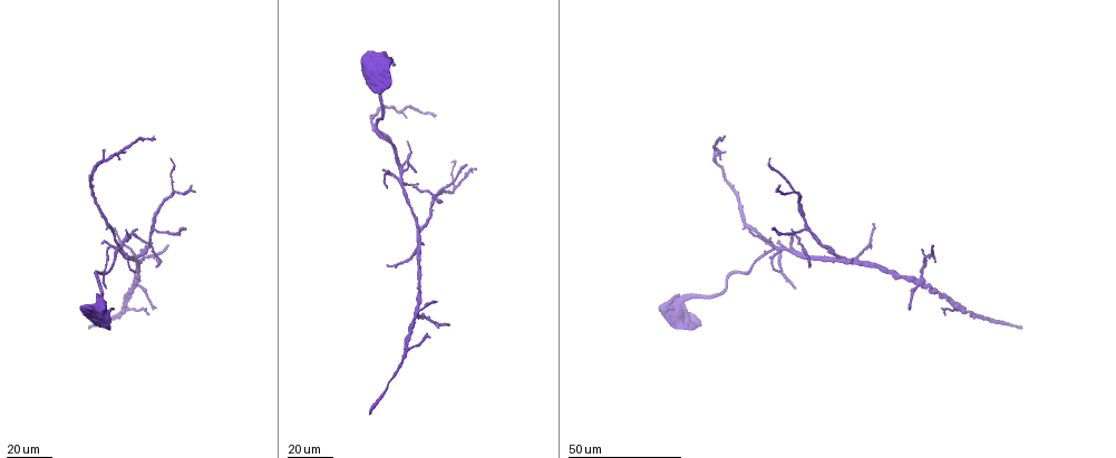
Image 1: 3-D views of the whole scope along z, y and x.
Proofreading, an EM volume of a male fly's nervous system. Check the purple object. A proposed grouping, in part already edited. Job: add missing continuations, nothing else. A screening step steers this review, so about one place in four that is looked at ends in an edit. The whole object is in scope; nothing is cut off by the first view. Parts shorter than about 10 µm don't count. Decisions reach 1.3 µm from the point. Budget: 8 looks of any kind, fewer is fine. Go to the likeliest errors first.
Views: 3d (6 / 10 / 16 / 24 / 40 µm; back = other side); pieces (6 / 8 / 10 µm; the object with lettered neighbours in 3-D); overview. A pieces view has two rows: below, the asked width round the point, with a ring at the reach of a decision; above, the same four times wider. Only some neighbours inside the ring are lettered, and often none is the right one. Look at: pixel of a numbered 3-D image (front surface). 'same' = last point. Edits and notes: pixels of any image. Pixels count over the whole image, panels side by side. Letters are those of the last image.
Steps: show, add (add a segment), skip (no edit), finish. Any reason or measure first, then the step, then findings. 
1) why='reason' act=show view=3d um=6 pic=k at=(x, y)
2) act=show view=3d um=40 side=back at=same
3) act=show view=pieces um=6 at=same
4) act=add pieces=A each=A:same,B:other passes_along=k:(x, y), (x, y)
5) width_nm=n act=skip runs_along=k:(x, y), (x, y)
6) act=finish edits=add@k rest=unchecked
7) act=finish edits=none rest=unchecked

why='an open end' act=show view=3d um=24 pic=1 at=(793, 286)

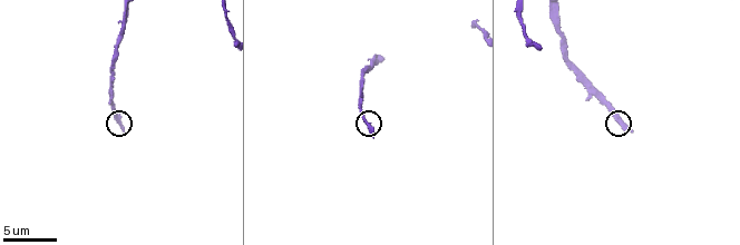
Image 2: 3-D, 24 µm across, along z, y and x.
act=show view=pieces um=8 pic=2 at=(123, 129)

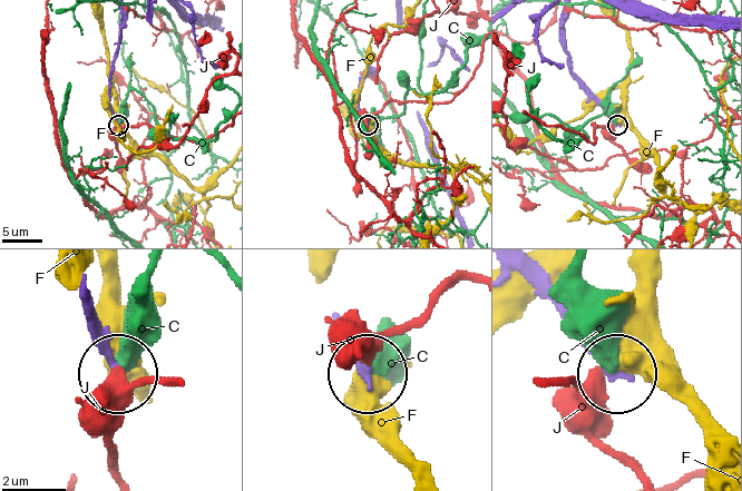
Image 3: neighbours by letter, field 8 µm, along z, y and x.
act=skip each=C:other,F:other,J:other runs_along=3:(519, 267), (612, 369) found='none of them fits'

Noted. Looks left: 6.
why='free end' act=show view=3d um=24 pic=1 at=(371, 414)

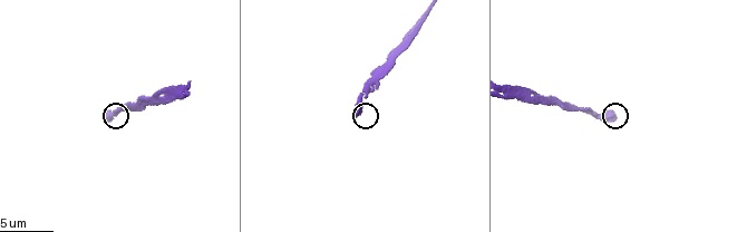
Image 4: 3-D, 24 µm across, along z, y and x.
why='what lies round it' act=show view=pieces um=6 pic=4 at=(357, 113)

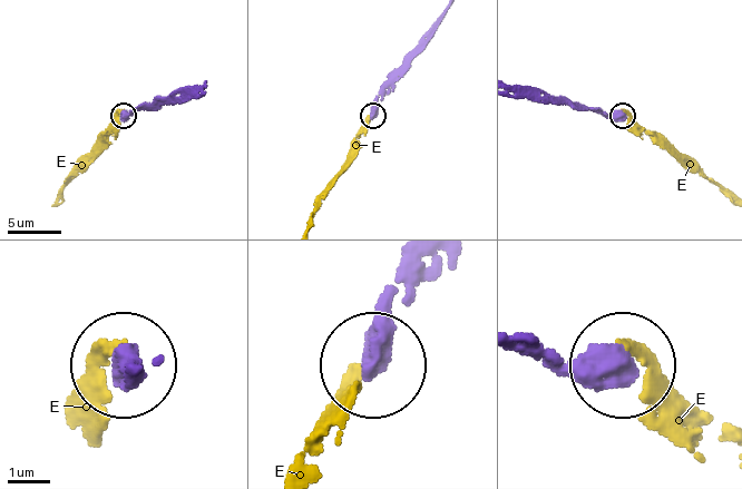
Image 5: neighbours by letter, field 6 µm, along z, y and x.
act=add pieces=E each=E:same passes_along=5:(593, 108), (605, 114), (624, 111), (728, 188) found='the neuron continues'

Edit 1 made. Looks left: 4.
act=show view=overview

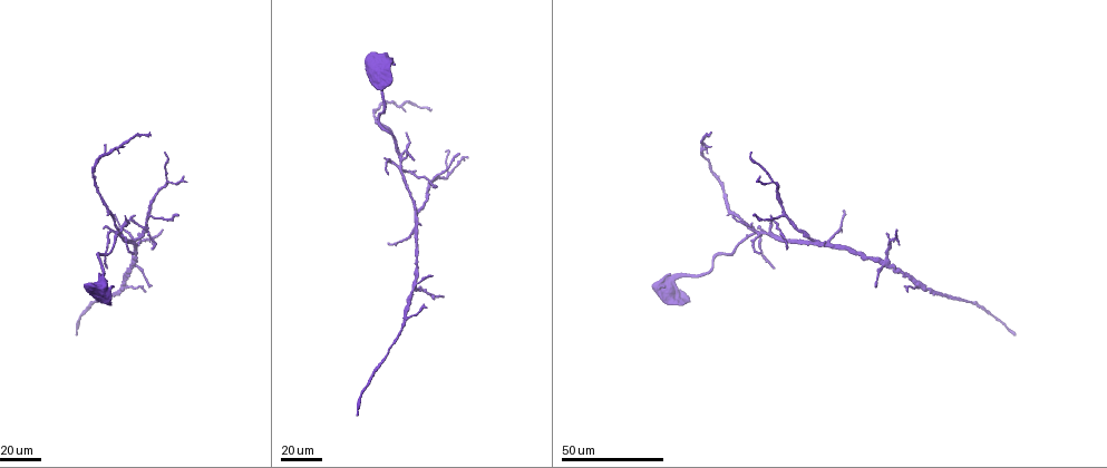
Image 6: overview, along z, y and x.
why='an open end' act=show view=3d um=24 pic=6 at=(895, 229)

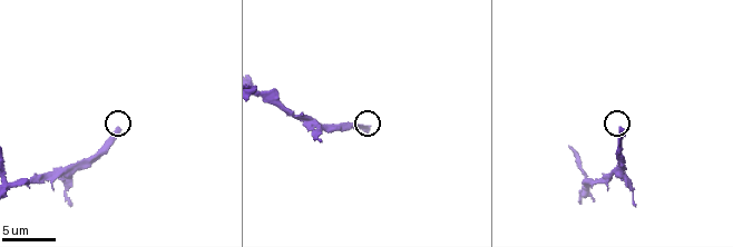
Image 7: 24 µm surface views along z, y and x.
why='zoom in' act=show view=3d um=6 pic=7 at=(620, 128)

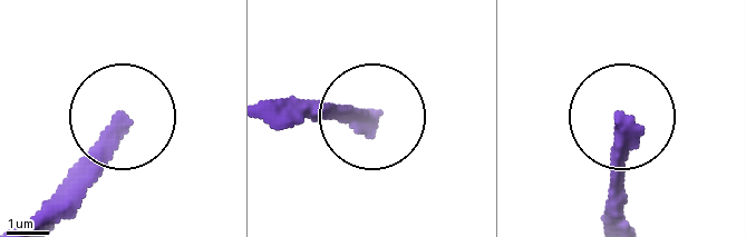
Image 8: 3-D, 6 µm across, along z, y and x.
act=show view=pieces um=8 pic=8 at=(371, 120)

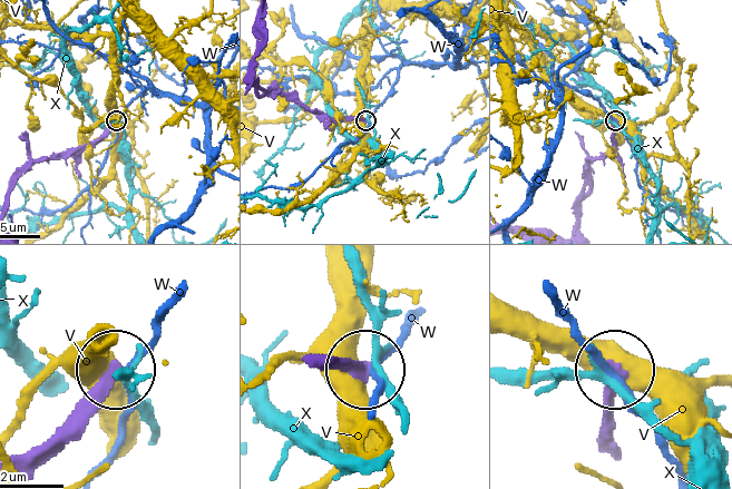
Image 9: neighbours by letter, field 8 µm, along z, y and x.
act=skip each=V:other,W:other,X:other runs_along=9:(604, 426), (615, 372) found='no lettered segment goes on from it'

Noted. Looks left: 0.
act=finish edits=add@5 rest=unchecked

